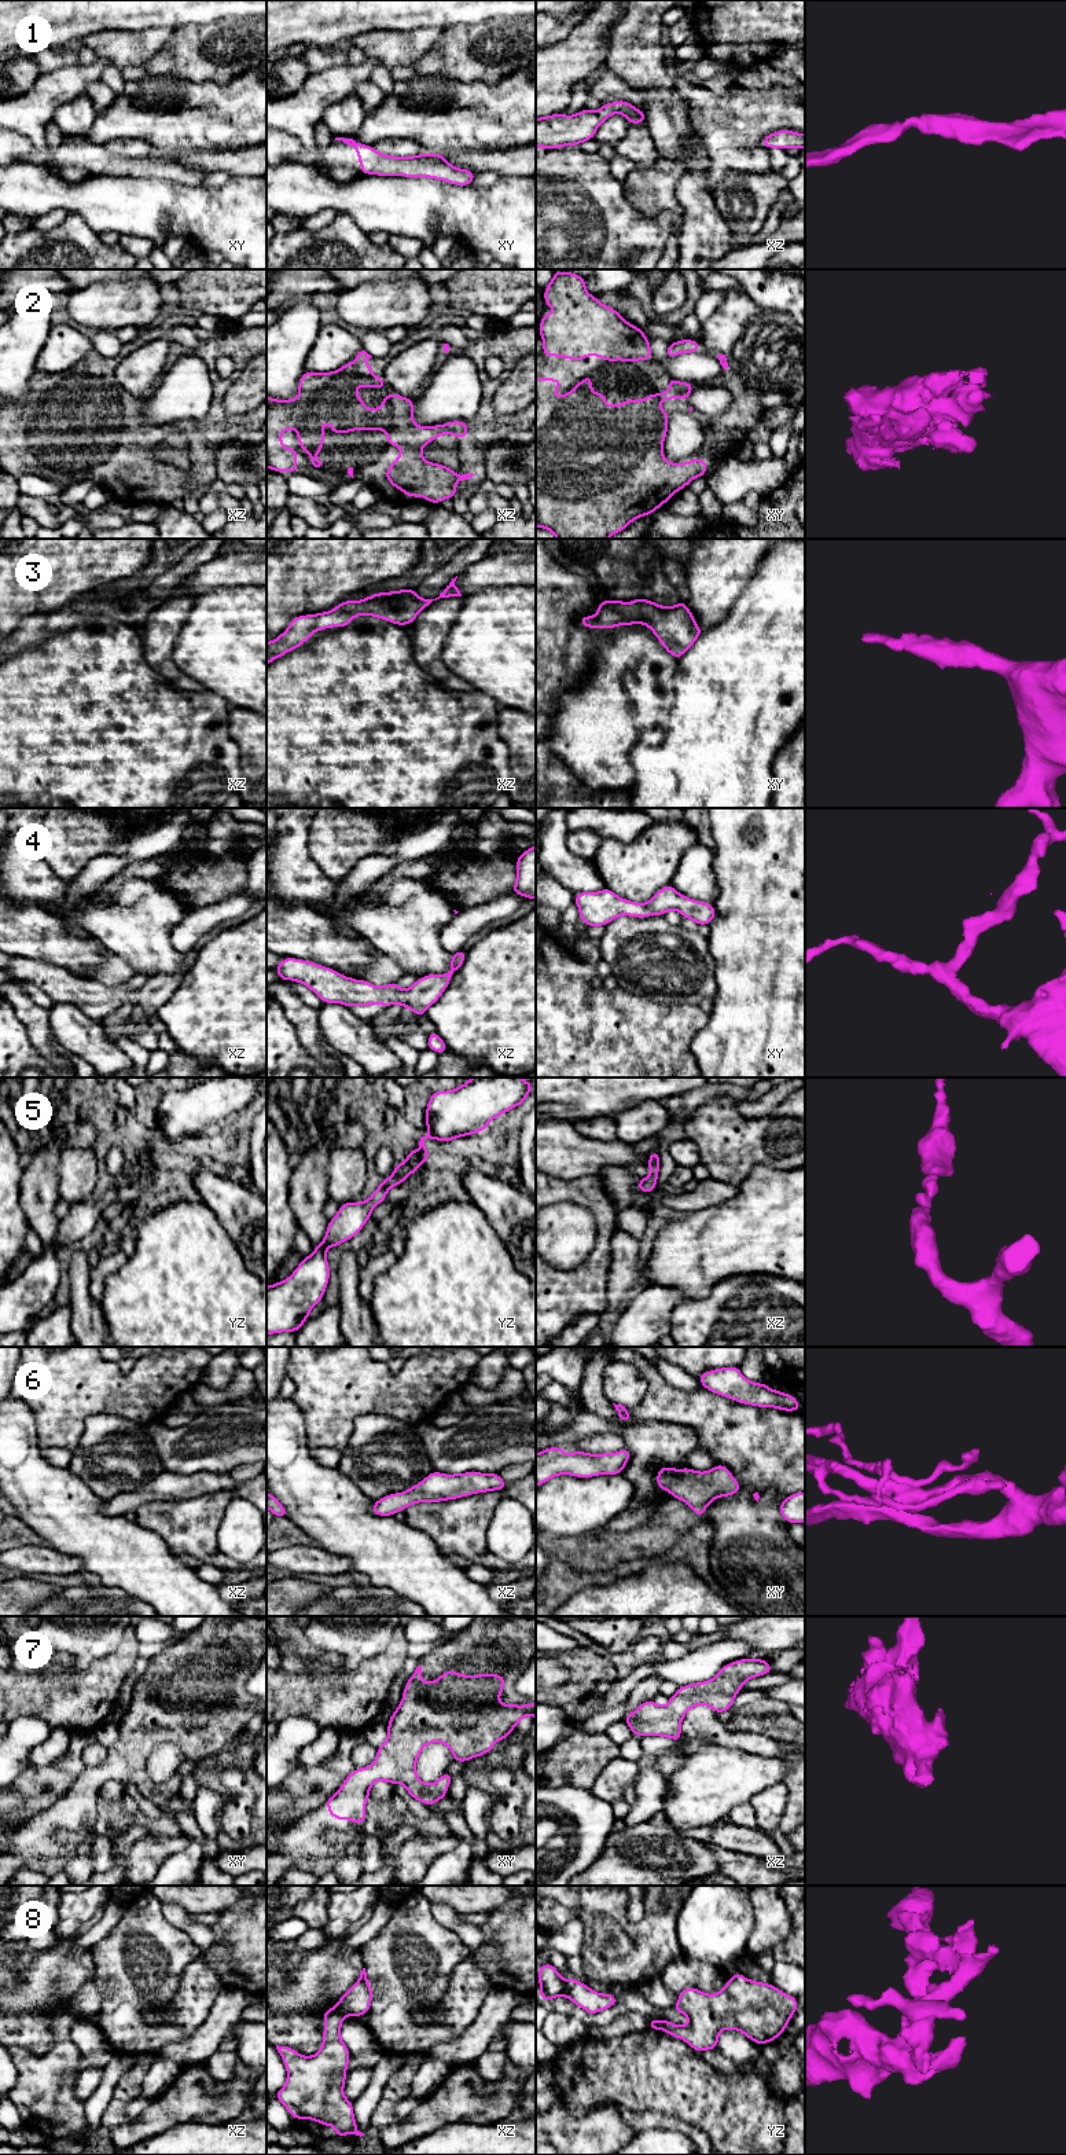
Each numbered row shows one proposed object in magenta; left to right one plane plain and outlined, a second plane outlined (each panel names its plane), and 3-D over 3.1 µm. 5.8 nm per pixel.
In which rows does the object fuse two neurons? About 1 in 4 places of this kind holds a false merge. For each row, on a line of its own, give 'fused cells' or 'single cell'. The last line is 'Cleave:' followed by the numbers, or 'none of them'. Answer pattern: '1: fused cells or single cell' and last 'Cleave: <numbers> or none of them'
1: single cell
2: single cell
3: single cell
4: single cell
5: single cell
6: single cell
7: single cell
8: fused cells
Cleave: 8

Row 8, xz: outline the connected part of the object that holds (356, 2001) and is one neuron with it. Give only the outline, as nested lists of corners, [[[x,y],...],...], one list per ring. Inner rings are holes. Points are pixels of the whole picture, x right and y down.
[[[363,1968],[359,1980],[338,2000],[335,2008],[342,2016],[359,2018],[370,2011],[372,1997],[374,1993]]]

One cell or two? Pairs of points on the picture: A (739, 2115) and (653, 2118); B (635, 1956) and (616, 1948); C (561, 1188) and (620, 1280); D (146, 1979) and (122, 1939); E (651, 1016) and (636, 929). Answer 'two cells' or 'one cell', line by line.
A: two cells
B: two cells
C: two cells
D: one cell
E: two cells

